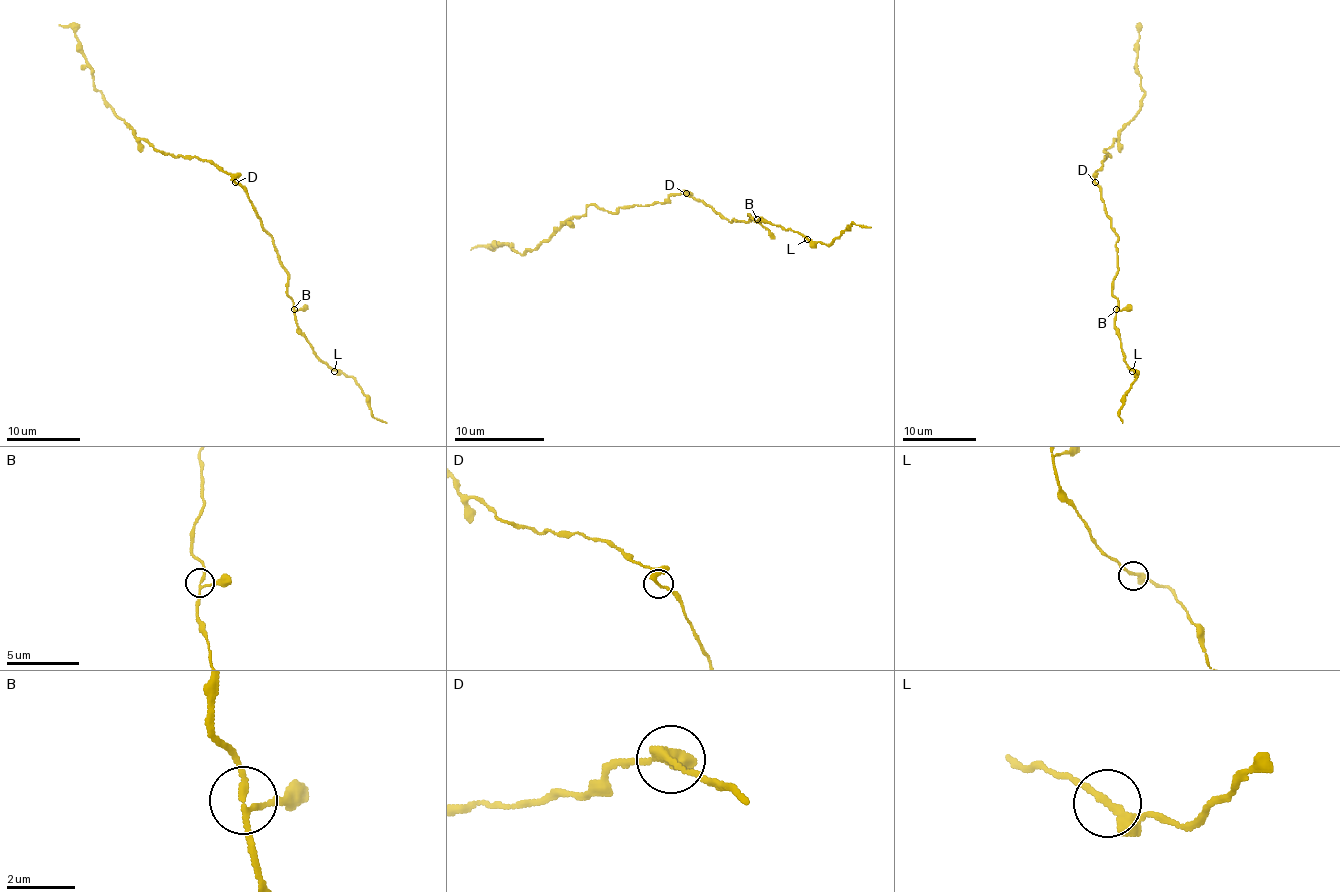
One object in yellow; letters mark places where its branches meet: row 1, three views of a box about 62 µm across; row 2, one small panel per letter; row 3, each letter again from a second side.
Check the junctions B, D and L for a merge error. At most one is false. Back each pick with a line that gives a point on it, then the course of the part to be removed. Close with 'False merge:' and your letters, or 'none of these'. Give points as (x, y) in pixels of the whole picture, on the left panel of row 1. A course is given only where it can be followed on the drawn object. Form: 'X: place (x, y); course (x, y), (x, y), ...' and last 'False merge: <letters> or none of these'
False merge: none of these

